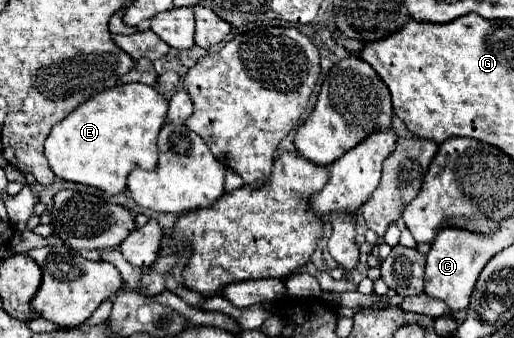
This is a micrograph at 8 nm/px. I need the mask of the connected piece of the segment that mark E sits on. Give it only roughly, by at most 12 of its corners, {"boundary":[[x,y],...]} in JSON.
{"boundary":[[99,92],[51,128],[49,166],[107,194],[157,168],[165,96]]}

